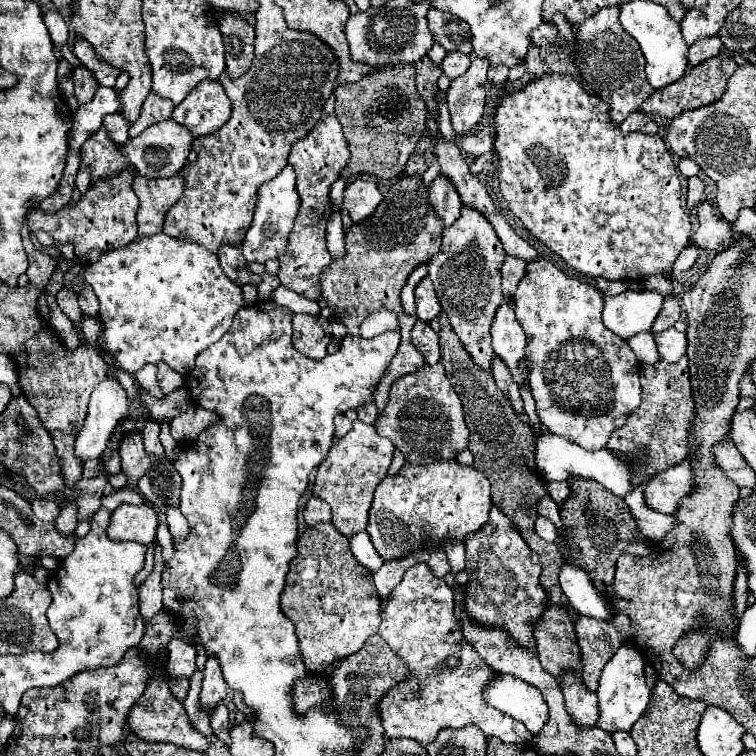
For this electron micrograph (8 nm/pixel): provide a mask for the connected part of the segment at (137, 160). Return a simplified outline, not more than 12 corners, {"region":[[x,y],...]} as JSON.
{"region":[[153,124],[121,150],[143,176],[169,178],[187,162],[193,134]]}

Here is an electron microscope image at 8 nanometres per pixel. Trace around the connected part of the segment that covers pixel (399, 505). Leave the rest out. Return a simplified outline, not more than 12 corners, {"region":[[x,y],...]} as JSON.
{"region":[[405,464],[375,490],[367,532],[383,560],[489,520],[473,466]]}

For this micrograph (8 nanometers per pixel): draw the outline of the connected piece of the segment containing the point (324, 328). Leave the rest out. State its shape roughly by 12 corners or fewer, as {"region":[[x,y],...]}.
{"region":[[293,314],[293,346],[323,358],[331,338],[327,320]]}

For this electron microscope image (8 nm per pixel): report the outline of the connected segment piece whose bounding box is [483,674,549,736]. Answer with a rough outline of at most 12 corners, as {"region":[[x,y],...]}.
{"region":[[497,676],[483,696],[533,736],[549,720],[535,686]]}

